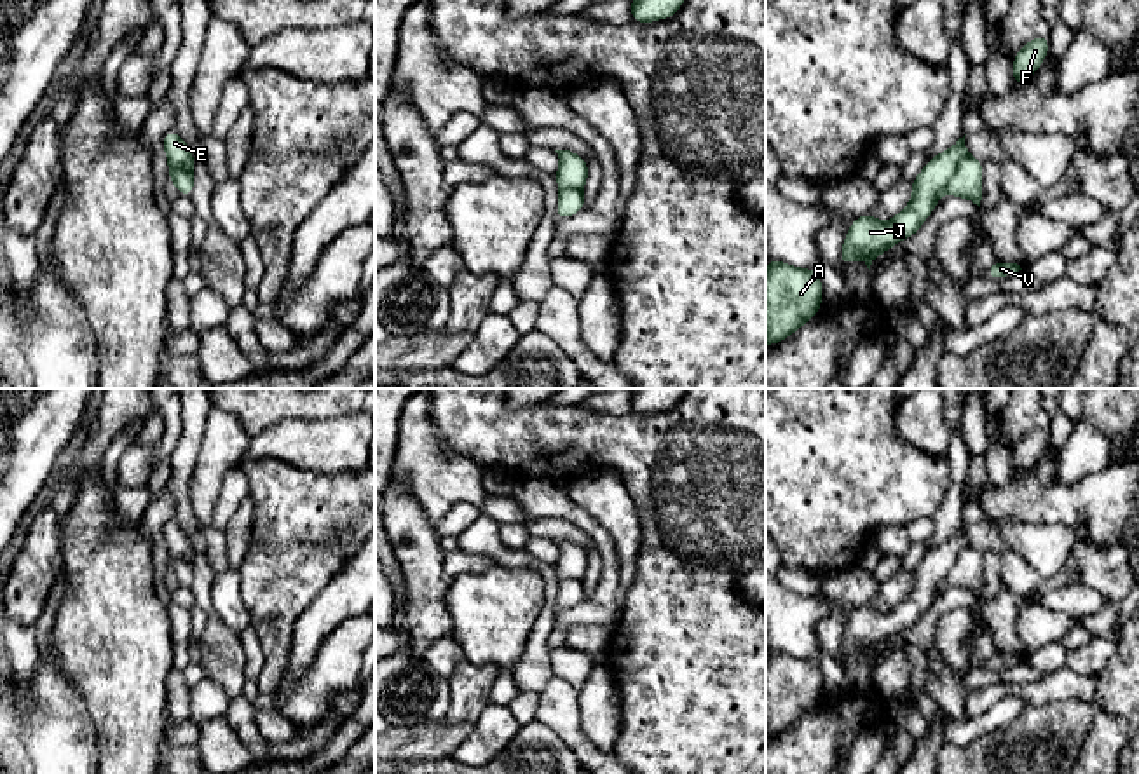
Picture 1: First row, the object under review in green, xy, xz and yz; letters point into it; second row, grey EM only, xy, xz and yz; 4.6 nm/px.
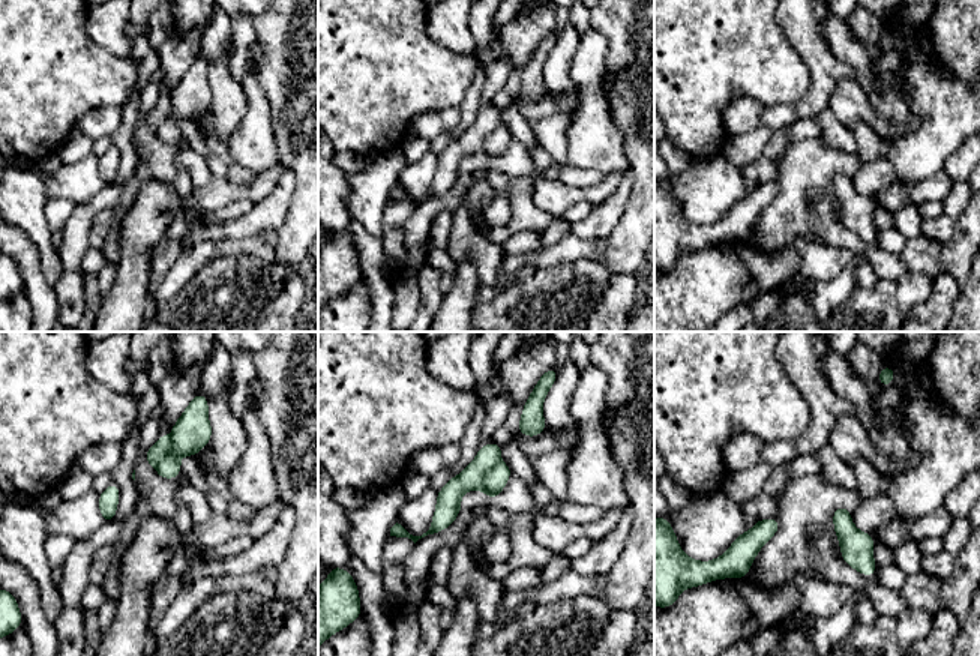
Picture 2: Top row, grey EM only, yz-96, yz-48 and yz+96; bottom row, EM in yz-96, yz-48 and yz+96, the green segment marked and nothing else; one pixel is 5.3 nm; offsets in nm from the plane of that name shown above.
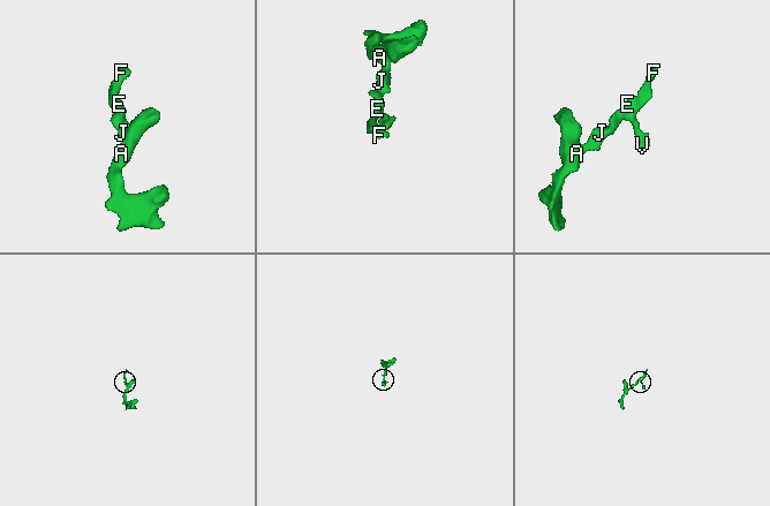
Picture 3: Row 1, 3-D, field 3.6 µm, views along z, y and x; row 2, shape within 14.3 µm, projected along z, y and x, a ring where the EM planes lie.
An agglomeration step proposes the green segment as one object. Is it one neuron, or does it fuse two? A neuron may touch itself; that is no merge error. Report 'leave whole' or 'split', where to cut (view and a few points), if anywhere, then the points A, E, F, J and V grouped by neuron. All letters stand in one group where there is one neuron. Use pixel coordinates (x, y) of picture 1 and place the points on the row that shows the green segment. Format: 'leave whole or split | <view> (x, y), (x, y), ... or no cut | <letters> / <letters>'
split | yz (967, 154), (944, 190) | A E J / F V

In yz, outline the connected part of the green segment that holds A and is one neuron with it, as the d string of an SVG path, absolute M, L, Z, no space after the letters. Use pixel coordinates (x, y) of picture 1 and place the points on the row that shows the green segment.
M769 258L766 268L766 345L780 343L811 321L822 307L823 288L813 268Z

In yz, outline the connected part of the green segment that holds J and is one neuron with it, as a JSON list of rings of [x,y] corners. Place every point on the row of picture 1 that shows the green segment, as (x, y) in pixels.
[[[965,136],[954,146],[931,157],[912,180],[909,206],[890,221],[879,221],[872,214],[853,220],[841,251],[841,267],[863,256],[870,270],[872,261],[891,246],[914,235],[945,192],[961,160],[968,155]]]

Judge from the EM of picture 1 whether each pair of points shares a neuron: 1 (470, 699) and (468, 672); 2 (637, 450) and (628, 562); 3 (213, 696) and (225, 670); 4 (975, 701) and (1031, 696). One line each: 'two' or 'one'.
1: one
2: two
3: two
4: one

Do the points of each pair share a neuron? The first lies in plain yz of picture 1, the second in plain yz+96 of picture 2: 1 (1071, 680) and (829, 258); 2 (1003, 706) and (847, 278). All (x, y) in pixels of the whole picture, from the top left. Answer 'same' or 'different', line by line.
1: same
2: different

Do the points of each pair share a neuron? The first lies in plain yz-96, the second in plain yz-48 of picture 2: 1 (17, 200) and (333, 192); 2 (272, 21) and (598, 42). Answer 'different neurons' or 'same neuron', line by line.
1: different neurons
2: different neurons

